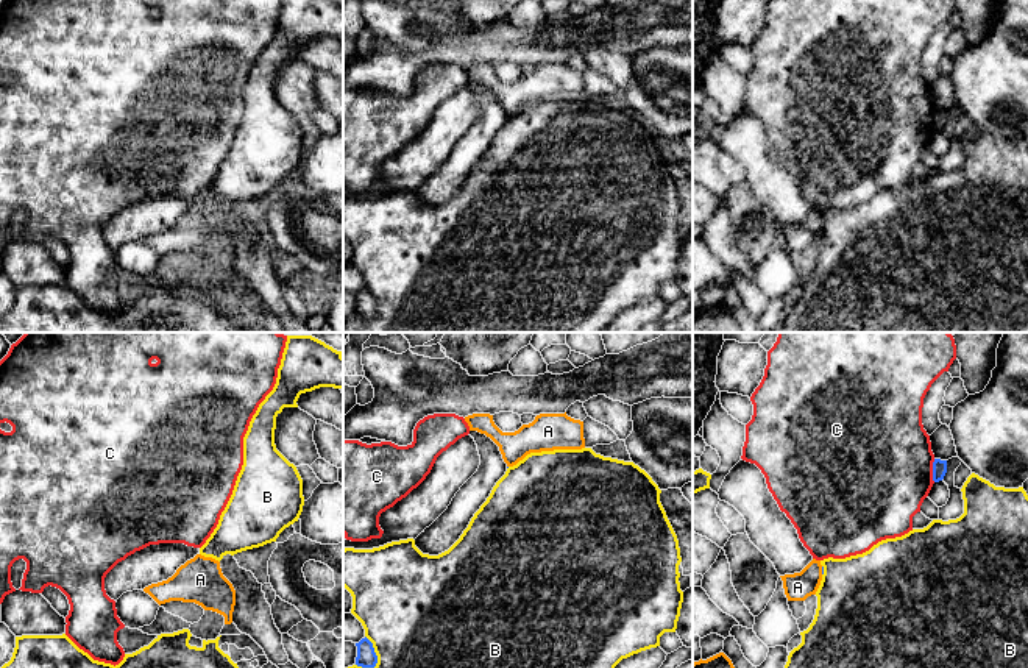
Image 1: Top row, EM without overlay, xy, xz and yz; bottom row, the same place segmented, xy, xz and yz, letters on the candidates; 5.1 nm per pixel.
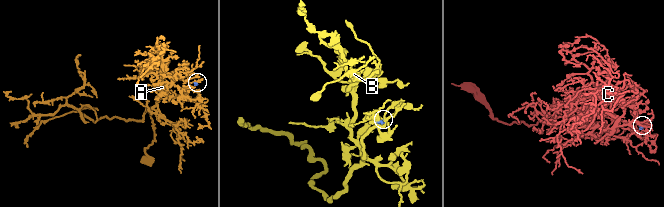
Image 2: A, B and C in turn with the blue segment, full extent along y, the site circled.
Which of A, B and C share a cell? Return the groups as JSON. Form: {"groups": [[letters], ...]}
{"groups": [["A"], ["B"], ["C"]]}

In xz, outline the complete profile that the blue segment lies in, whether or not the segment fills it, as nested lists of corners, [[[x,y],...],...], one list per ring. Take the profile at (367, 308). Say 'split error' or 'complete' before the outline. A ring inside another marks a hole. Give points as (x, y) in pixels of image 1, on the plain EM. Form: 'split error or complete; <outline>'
complete; [[[365,287],[357,297],[356,315],[362,318],[374,318],[378,314],[378,306],[374,303],[373,293]]]

